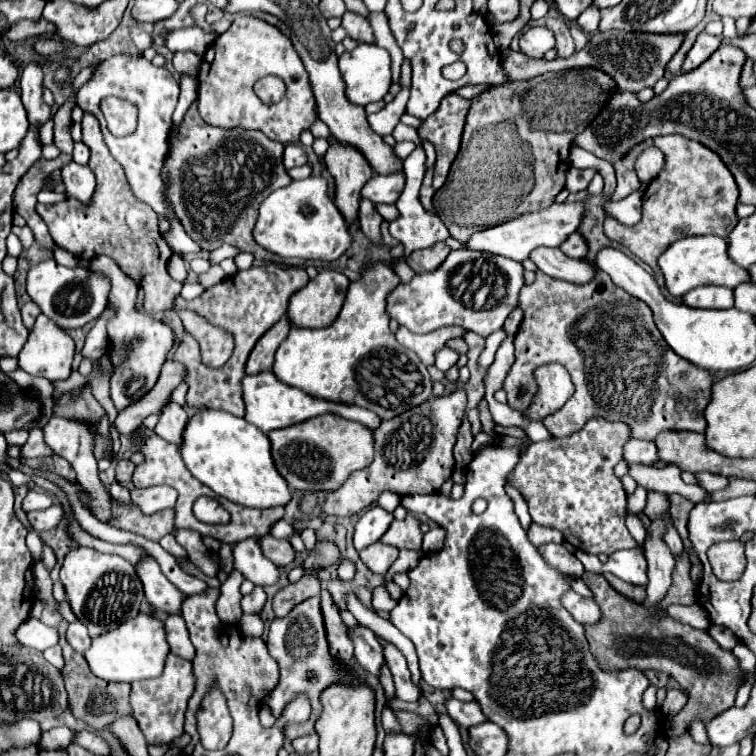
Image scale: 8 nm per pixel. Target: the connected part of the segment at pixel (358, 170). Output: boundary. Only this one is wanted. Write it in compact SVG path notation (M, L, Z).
M343 142L329 144L329 150L325 154L325 166L335 178L335 204L345 220L353 224L359 214L361 188L373 176L373 168L357 148Z

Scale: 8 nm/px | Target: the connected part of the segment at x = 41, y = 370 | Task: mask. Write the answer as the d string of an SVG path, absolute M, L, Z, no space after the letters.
M39 314L19 354L19 366L31 376L65 380L71 374L75 354L73 338L47 316Z

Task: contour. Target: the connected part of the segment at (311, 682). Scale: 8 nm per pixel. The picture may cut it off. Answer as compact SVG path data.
M319 596L297 604L287 616L275 618L269 628L267 648L269 648L271 656L275 656L275 660L279 662L279 670L281 670L281 680L279 680L277 688L271 692L271 696L267 698L267 706L273 710L275 716L279 716L281 710L285 708L285 704L289 704L293 700L293 696L297 696L299 692L305 692L313 706L311 720L305 724L287 728L285 734L289 740L295 740L295 738L307 736L307 734L315 734L315 722L321 712L321 700L319 700L321 692L327 690L327 686L331 686L331 684L355 686L359 682L359 676L349 666L349 662L331 654L327 632L325 632L325 622L323 622L321 606L319 606Z

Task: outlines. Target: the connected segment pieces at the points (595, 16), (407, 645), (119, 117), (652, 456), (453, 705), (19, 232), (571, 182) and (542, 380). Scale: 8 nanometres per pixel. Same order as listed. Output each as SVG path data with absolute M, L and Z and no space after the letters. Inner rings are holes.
M595 8L585 10L585 12L577 18L577 24L581 26L583 32L593 34L593 32L597 30L597 26L599 26L599 10L595 10Z
M347 594L347 604L349 604L349 610L351 614L367 628L371 628L375 634L383 636L385 640L393 642L401 652L403 656L407 658L407 664L411 672L411 679L422 691L420 683L421 673L419 670L418 657L415 654L415 646L411 644L411 640L407 640L407 636L403 636L389 620L383 620L377 612L371 612L367 606L361 604L361 600L355 596L355 594Z
M105 98L101 102L101 110L112 135L124 137L134 132L137 126L137 108L131 102L121 98Z
M629 440L625 444L625 458L631 462L635 460L637 464L643 466L655 466L657 462L661 462L659 454L657 454L657 446L653 442L645 442L645 440Z
M449 698L447 700L447 714L463 728L471 728L471 726L487 722L487 716L483 716L477 702L457 702L455 698Z
M12 226L11 232L16 236L19 236L19 240L23 242L23 248L25 248L25 250L33 244L33 232L29 230L28 226Z
M569 168L567 170L567 188L571 192L579 192L585 190L591 182L591 178L595 176L595 170L579 170L579 168Z
M545 364L535 368L535 382L535 400L531 402L531 408L523 412L523 416L533 422L543 422L545 416L553 414L569 400L573 394L573 382L561 364Z

